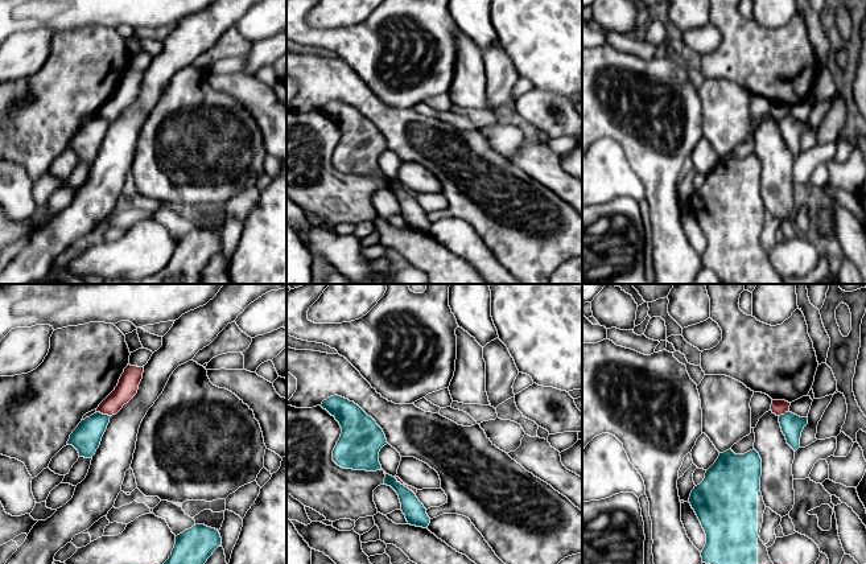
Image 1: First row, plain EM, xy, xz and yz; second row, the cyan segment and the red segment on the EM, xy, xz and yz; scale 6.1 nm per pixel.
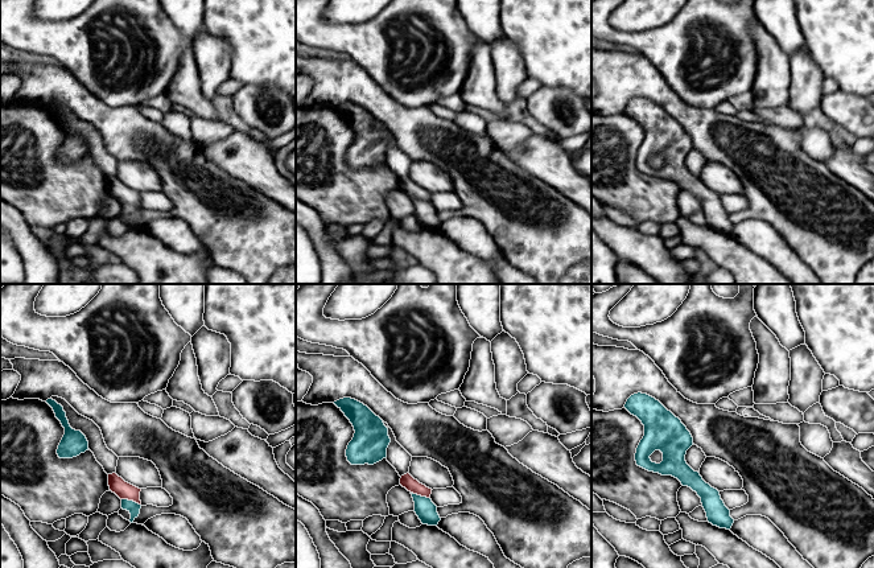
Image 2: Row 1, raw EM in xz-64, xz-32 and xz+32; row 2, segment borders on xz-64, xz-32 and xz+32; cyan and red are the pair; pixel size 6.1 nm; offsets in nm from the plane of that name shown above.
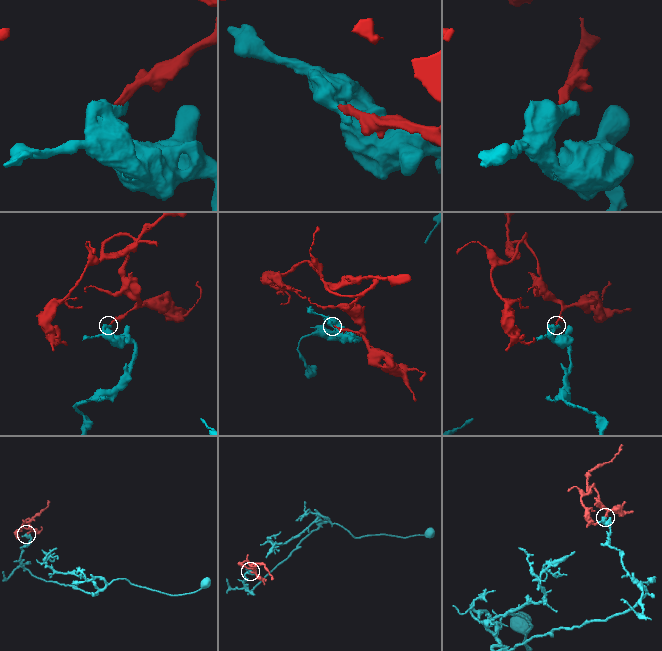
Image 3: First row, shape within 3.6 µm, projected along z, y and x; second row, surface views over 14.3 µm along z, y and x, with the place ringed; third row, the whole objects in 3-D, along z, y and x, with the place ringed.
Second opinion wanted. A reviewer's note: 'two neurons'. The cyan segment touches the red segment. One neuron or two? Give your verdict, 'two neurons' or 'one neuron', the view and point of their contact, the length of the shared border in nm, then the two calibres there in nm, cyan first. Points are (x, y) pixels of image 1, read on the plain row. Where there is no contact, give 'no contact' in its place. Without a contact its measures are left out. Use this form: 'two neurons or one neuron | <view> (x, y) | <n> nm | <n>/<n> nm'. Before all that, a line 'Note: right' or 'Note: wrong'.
Note: right
two neurons | xy (102, 118) | 90 nm | 180/130 nm

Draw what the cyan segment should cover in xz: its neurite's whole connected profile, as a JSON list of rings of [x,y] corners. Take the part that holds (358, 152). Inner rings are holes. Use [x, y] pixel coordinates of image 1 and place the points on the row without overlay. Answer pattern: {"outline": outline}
{"outline": [[[334,99],[322,106],[326,114],[342,132],[342,137],[333,155],[333,165],[352,174],[383,174],[379,156],[387,149],[383,133],[358,108]]]}

